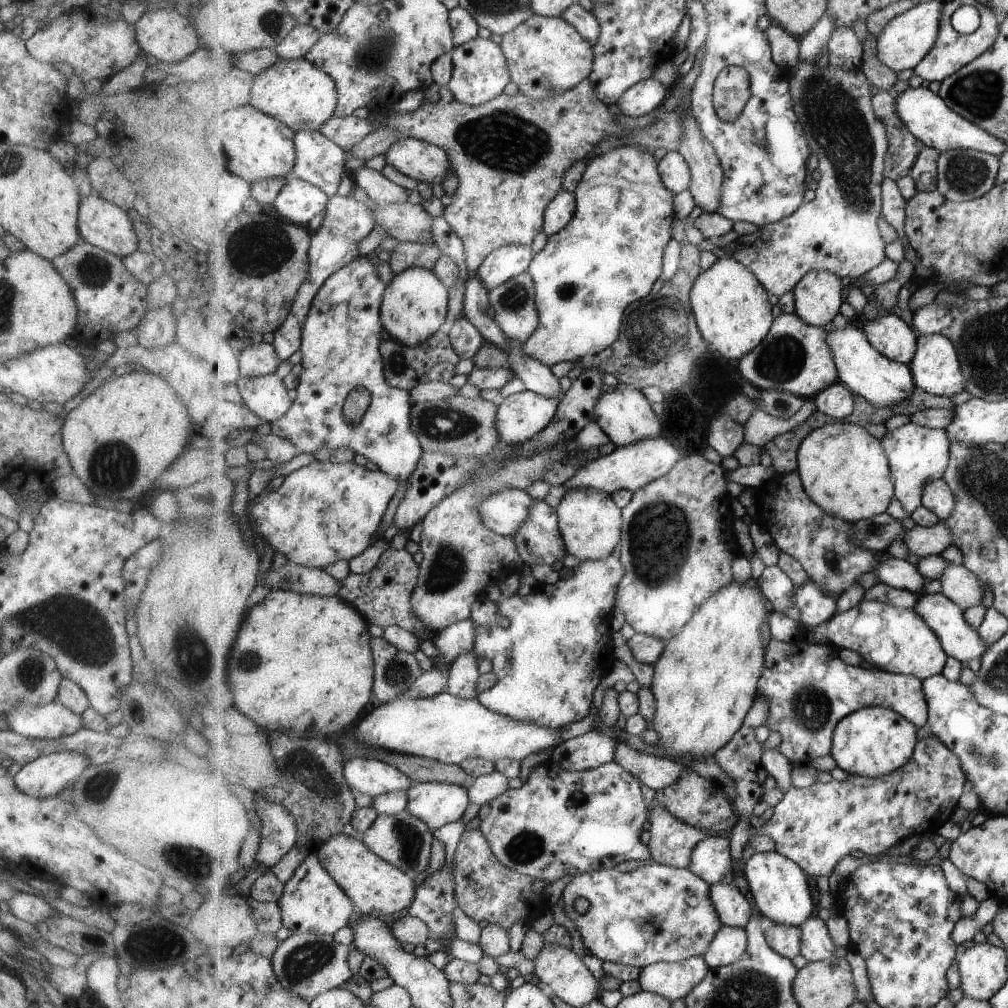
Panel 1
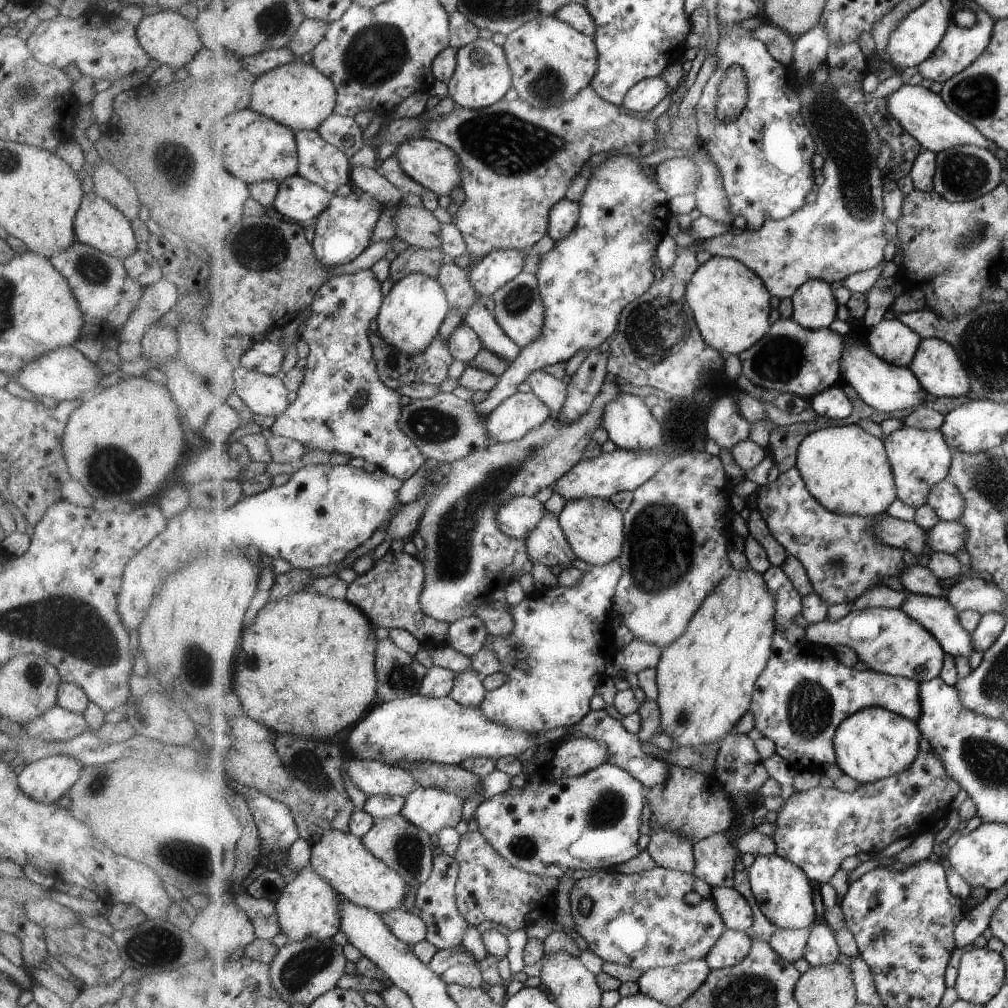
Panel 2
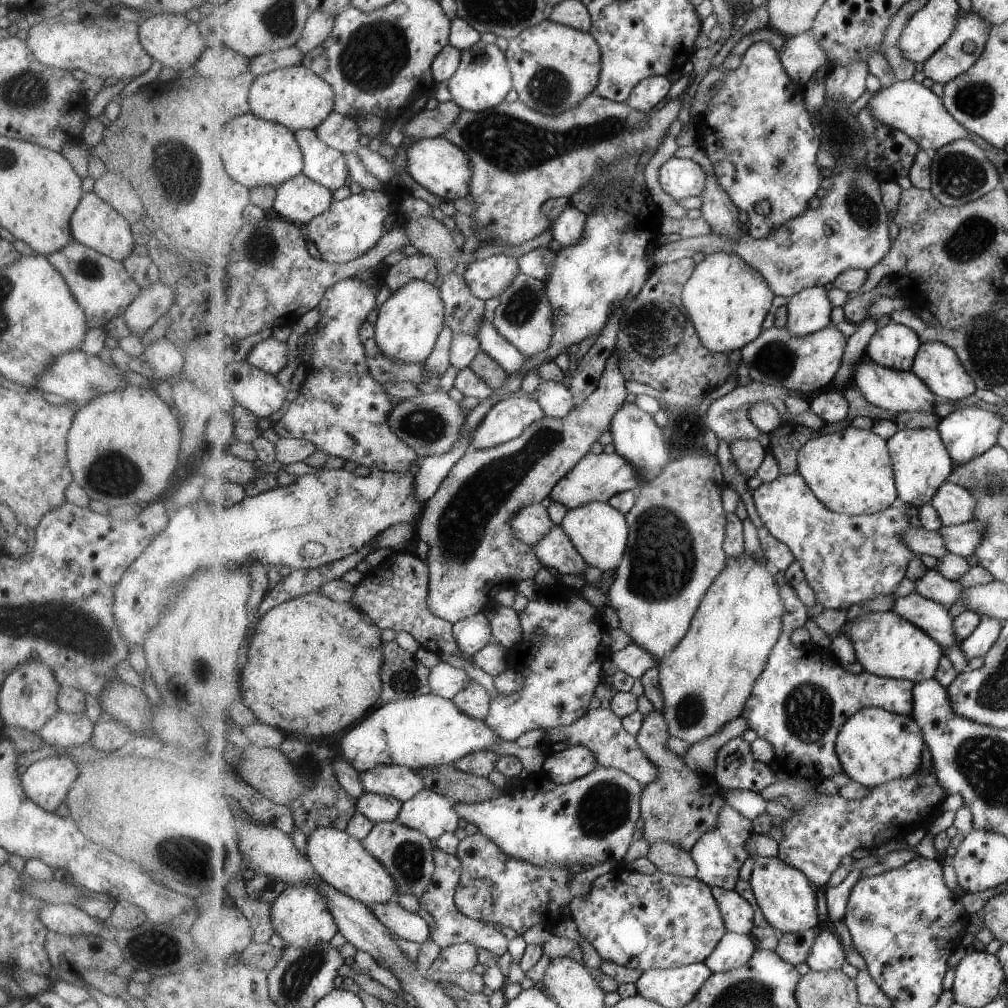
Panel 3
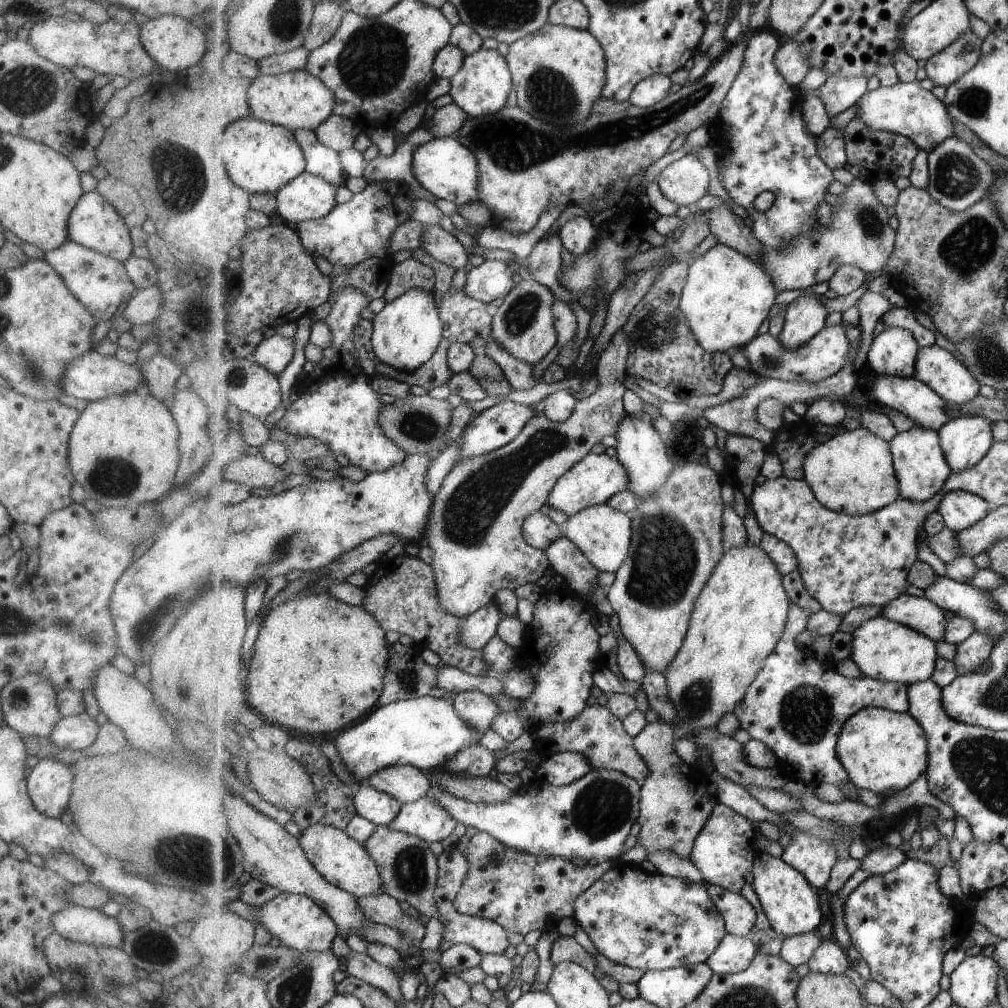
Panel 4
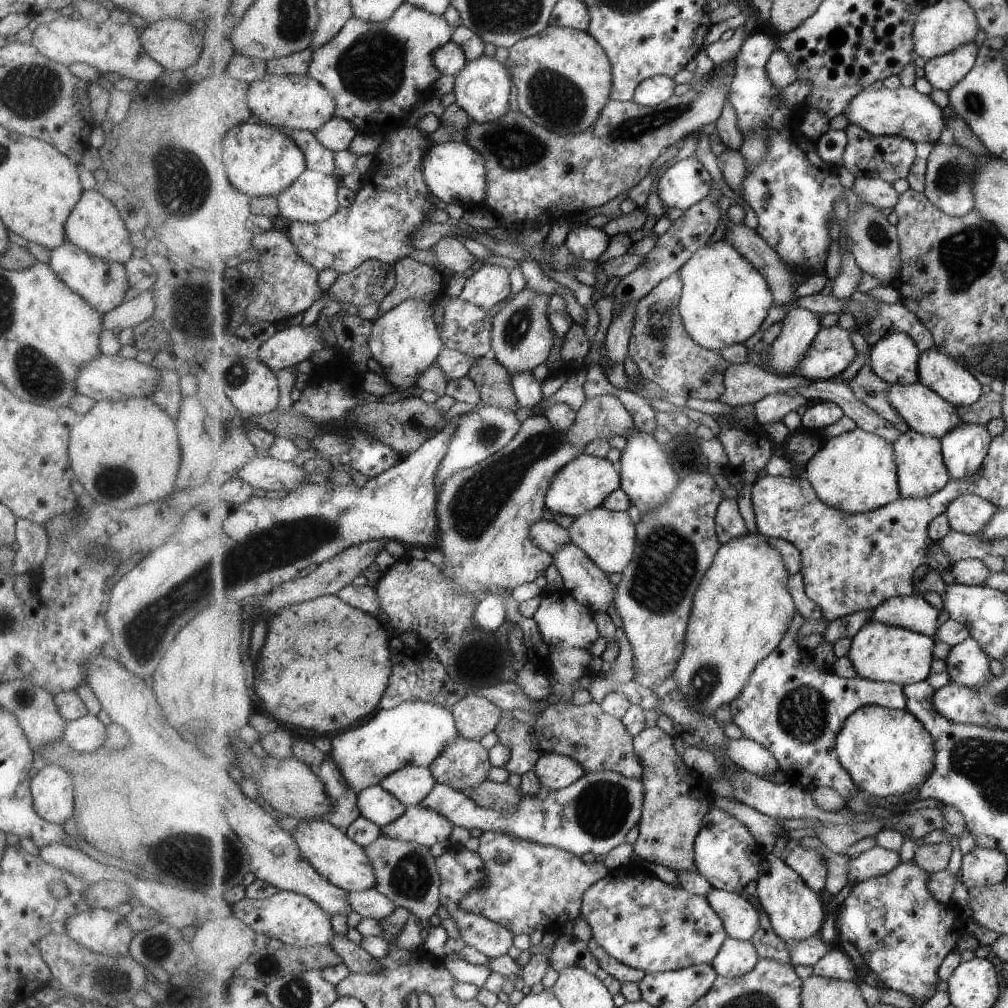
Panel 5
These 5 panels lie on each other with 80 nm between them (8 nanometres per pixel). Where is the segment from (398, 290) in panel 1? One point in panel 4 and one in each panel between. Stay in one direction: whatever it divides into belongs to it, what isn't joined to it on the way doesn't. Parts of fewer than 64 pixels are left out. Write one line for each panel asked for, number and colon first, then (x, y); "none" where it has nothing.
2: (416, 306)
3: (409, 322)
4: (407, 332)

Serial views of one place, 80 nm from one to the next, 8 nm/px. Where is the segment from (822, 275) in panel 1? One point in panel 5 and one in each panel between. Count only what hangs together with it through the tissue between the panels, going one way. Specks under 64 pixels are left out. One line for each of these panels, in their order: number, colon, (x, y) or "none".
2: (815, 307)
3: (810, 310)
4: (806, 317)
5: (800, 327)

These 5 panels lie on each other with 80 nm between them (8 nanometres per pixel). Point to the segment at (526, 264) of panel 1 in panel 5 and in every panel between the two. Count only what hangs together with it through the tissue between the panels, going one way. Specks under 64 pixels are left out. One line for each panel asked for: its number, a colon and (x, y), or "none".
2: (497, 268)
3: (489, 278)
4: (492, 279)
5: (488, 286)

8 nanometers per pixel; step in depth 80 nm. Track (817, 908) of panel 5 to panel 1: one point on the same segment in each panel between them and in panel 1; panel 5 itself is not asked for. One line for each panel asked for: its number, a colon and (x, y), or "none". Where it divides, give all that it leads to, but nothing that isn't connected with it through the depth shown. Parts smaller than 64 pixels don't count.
1: (780, 887)
2: (784, 891)
3: (788, 898)
4: (791, 902)

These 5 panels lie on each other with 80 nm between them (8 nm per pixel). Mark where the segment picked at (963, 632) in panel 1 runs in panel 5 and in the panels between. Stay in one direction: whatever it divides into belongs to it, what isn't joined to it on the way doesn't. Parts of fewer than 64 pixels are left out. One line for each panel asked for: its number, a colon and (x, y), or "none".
2: (937, 614)
3: (934, 618)
4: (922, 614)
5: (912, 612)

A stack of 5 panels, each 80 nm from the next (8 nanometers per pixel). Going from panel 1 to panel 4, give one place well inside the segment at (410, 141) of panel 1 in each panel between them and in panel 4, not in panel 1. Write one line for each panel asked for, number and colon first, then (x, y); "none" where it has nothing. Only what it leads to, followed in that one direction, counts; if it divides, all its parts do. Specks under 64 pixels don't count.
2: (434, 165)
3: (439, 165)
4: (445, 167)

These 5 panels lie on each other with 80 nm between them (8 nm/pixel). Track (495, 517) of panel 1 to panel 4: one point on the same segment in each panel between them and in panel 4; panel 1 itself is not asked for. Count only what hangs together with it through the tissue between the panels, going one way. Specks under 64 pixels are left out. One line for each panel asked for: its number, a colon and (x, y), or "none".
2: (517, 518)
3: (532, 523)
4: (540, 531)

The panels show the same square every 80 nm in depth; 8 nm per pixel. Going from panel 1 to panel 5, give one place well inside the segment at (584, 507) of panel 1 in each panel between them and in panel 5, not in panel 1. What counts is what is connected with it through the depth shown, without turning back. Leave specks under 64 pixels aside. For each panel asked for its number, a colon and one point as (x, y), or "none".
2: (595, 527)
3: (600, 532)
4: (604, 534)
5: (610, 538)

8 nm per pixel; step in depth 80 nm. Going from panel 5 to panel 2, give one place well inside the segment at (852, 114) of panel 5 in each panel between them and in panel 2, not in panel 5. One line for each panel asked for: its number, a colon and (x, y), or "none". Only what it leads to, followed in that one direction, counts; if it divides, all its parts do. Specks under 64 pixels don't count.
2: (925, 114)
3: (908, 106)
4: (907, 109)

